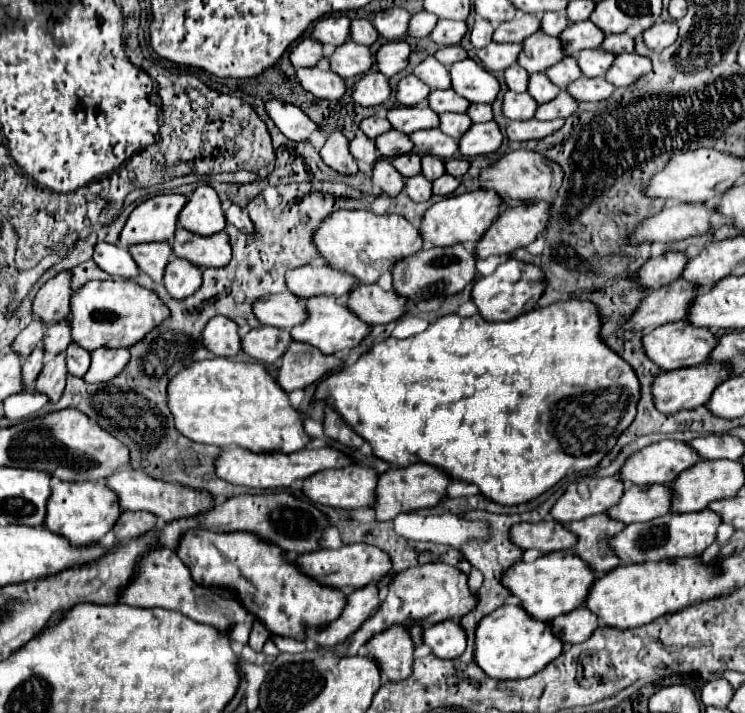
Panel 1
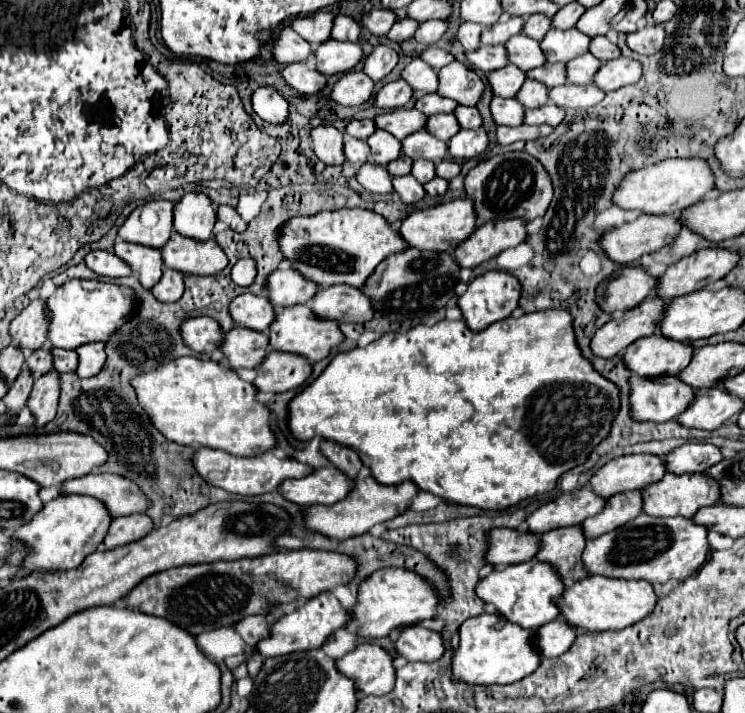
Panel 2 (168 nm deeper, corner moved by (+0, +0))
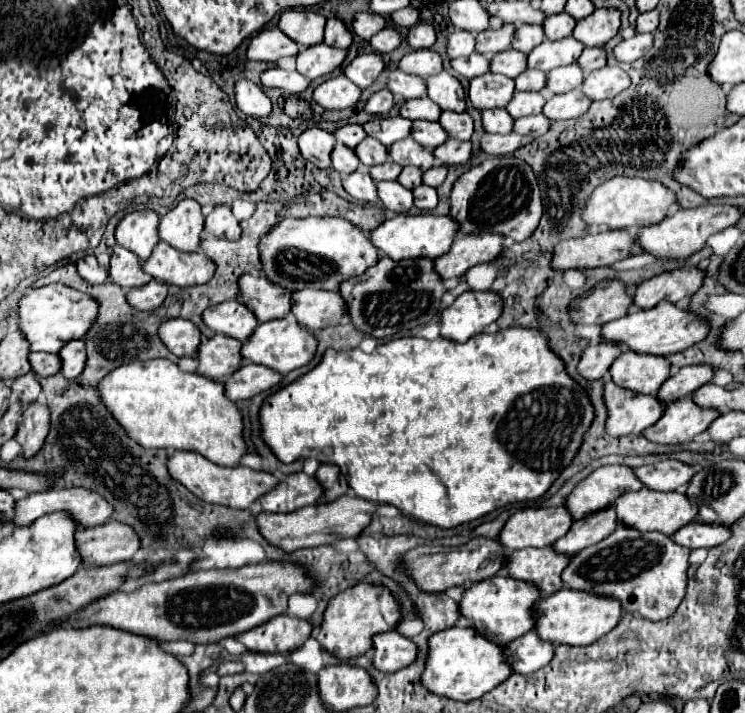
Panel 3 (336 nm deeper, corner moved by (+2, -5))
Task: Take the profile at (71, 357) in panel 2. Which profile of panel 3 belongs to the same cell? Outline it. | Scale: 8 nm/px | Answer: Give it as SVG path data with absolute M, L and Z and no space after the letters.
M29 353L29 365L37 377L51 377L59 373L61 359L51 353Z

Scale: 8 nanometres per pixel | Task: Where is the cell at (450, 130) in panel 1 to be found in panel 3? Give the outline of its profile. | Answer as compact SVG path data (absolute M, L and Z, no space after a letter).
M415 121L411 127L411 137L427 149L435 149L447 141L447 133L435 121Z

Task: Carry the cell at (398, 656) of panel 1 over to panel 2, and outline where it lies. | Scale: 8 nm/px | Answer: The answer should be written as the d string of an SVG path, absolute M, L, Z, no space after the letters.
M359 644L353 652L337 660L337 668L353 678L357 690L367 696L383 696L395 686L393 658L377 644Z

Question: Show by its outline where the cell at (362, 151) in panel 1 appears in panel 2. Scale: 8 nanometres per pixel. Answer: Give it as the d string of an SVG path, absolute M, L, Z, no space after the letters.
M351 136L345 138L343 152L345 152L345 158L351 164L355 164L355 166L363 166L369 160L369 146L367 146L367 142L357 140L357 138L351 138Z

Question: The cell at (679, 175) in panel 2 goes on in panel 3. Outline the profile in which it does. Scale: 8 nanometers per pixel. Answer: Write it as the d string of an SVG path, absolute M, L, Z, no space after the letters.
M613 177L601 183L593 195L585 201L583 207L583 221L591 227L605 225L607 229L635 229L635 227L649 227L665 219L669 205L675 203L673 191L669 191L659 181L645 181L637 177Z

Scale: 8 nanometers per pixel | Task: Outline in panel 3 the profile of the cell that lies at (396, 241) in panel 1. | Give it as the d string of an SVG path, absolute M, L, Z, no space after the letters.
M305 217L283 219L261 237L261 263L263 273L271 283L289 291L297 289L327 289L339 291L345 279L361 275L381 253L369 243L365 231L341 217Z

